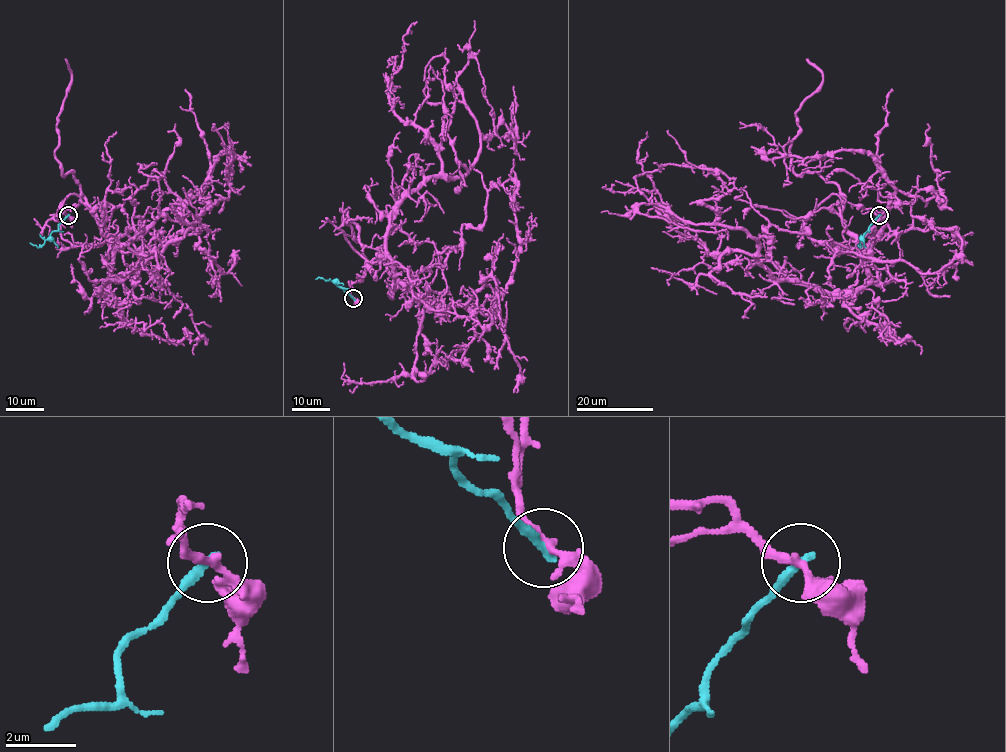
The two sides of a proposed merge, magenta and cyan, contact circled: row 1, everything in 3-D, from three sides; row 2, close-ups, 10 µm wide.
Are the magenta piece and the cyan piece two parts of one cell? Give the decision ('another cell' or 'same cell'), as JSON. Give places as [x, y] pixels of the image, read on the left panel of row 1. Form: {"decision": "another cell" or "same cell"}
{"decision": "another cell"}

